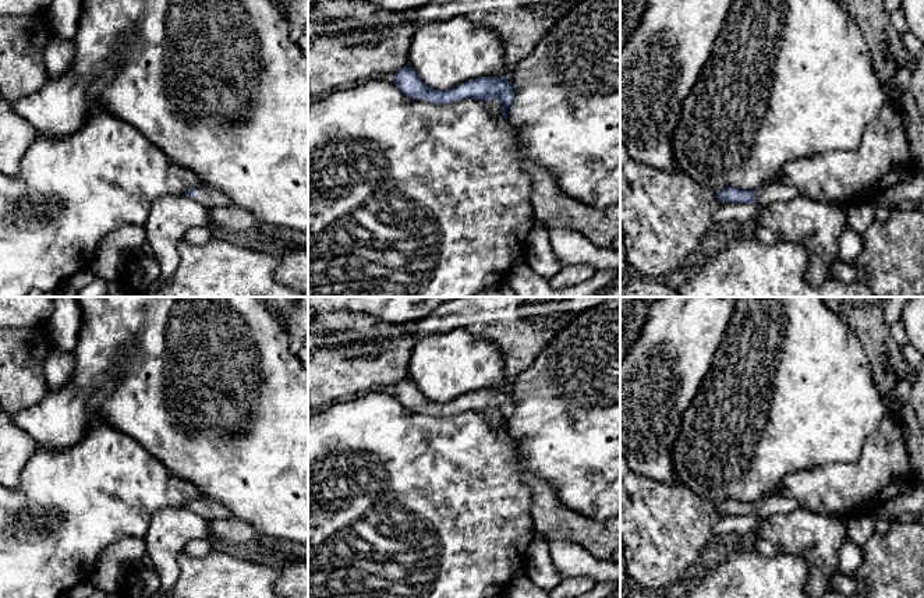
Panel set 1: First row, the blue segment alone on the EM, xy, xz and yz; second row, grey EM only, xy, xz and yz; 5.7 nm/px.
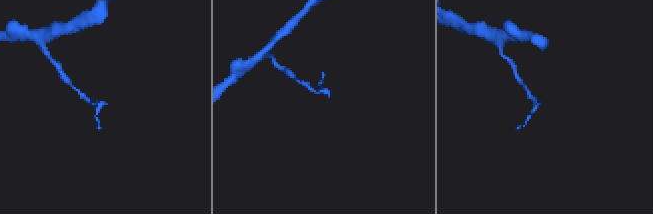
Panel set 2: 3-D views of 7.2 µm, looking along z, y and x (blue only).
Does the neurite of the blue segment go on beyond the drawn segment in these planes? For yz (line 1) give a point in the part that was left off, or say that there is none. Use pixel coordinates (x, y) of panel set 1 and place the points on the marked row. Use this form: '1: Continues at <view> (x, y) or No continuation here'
1: Continues at yz (771, 193)

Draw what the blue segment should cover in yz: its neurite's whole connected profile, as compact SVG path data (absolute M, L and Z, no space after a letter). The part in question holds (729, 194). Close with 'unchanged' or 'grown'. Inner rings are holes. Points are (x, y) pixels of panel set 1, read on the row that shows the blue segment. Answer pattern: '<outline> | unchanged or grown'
M769 183L750 191L736 187L725 187L716 195L719 202L755 204L758 206L768 206L773 202L789 202L801 194L801 190L797 187Z | grown

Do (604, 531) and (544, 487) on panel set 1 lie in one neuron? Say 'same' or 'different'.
same

